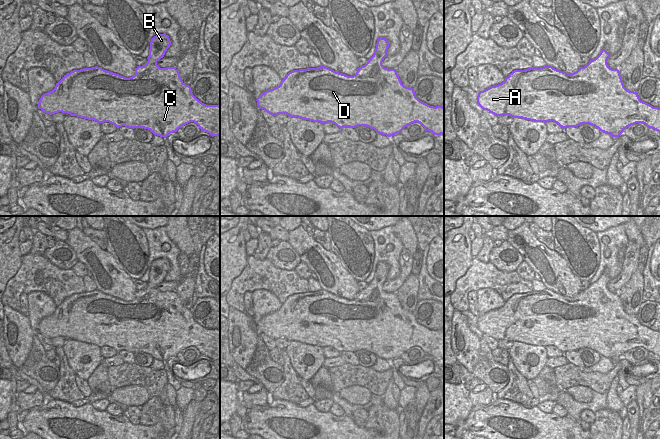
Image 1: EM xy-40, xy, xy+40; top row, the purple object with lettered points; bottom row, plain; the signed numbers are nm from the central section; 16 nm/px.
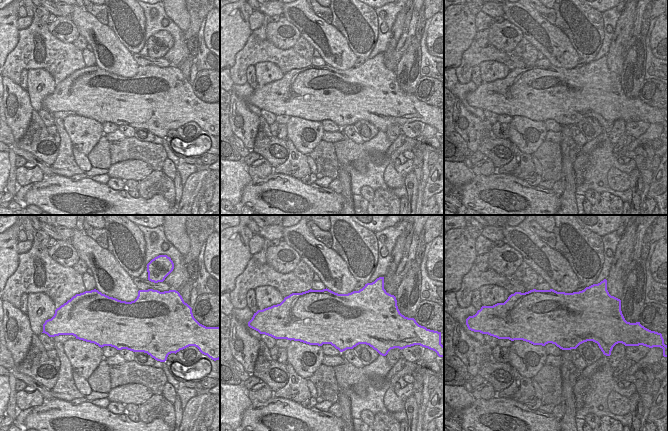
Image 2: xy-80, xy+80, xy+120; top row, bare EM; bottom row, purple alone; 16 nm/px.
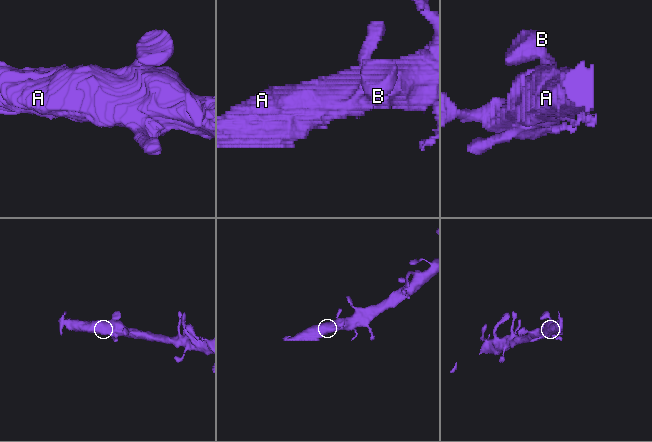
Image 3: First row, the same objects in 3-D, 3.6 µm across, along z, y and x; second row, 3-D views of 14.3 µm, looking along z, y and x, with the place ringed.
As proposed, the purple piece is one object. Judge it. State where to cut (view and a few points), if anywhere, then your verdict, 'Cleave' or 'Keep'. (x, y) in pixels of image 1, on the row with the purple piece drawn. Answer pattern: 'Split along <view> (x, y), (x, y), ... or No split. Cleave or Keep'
No split. Keep.

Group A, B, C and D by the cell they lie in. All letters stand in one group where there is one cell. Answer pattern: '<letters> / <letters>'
A B C D

